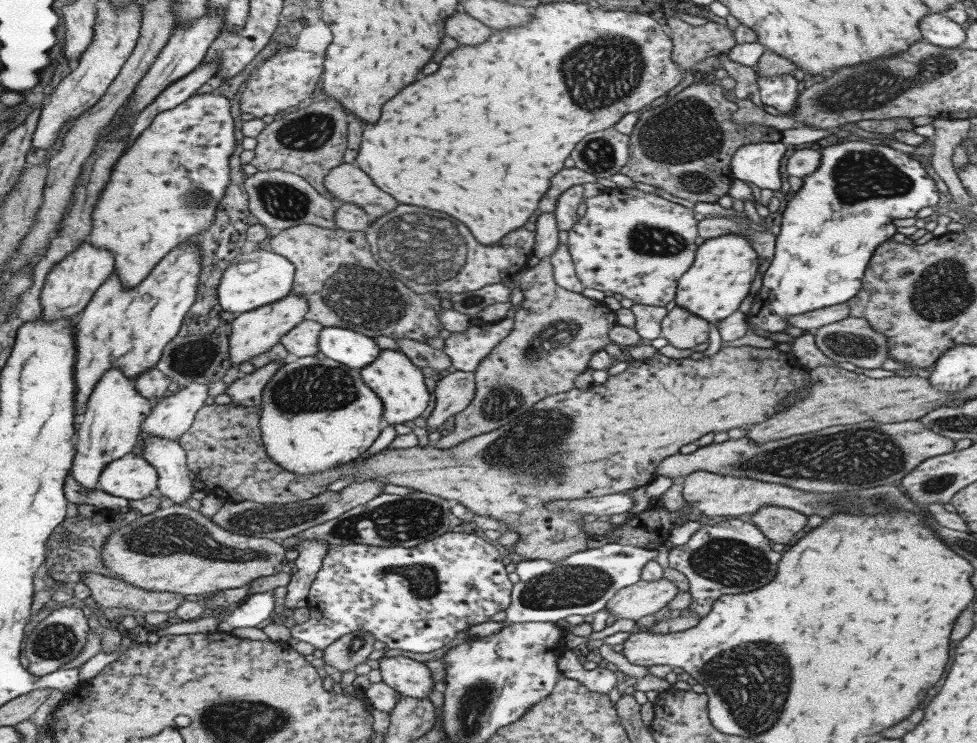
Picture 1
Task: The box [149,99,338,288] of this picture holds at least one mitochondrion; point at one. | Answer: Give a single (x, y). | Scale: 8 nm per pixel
(281, 200)

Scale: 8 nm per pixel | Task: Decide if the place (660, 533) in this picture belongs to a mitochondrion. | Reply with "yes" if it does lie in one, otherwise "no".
no

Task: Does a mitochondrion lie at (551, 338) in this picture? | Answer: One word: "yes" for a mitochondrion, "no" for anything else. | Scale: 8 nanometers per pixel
yes

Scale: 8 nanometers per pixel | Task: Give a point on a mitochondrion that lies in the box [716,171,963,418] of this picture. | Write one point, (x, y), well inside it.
(845, 345)

